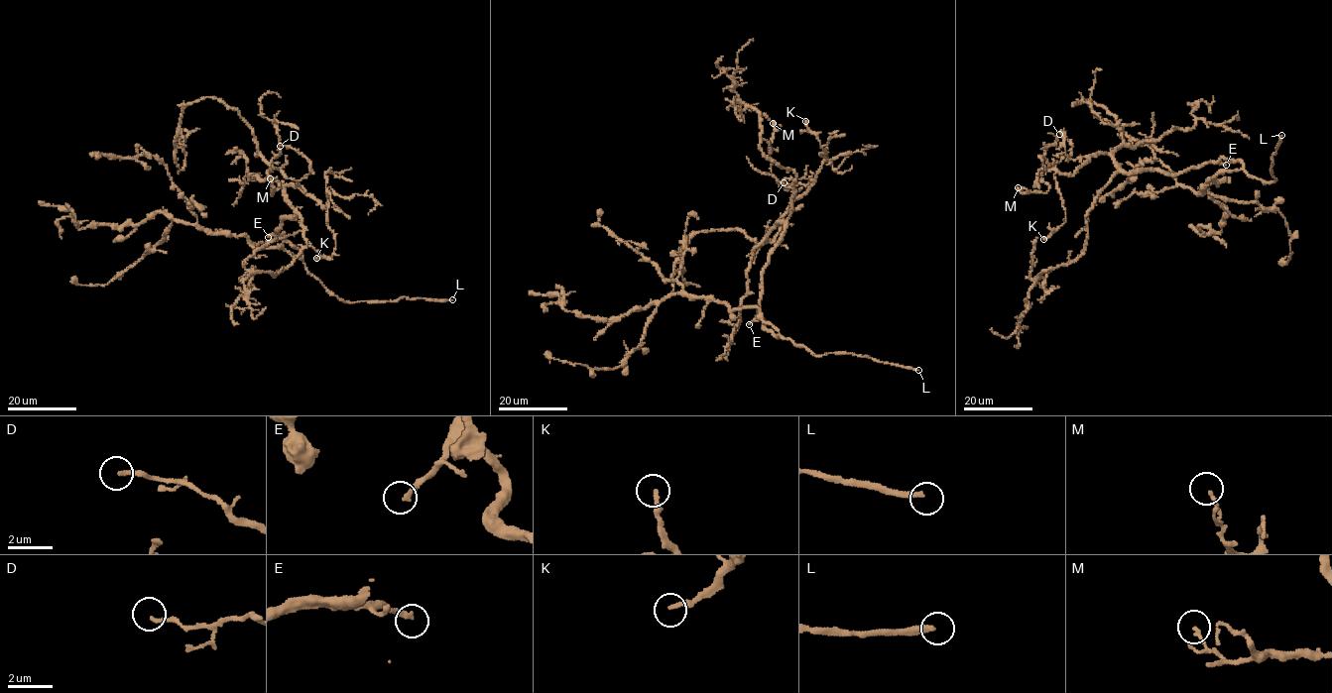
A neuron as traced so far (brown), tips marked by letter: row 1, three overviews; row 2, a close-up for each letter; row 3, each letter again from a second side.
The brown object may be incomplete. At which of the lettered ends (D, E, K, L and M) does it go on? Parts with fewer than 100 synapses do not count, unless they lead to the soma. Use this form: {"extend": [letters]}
{"extend": ["E", "L"]}

